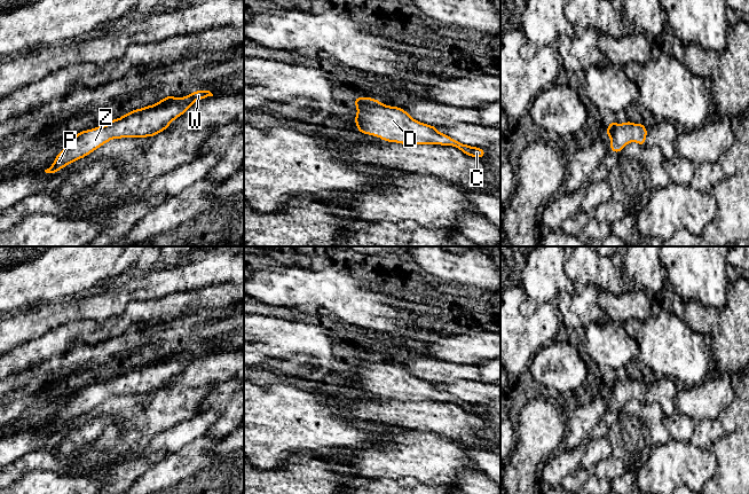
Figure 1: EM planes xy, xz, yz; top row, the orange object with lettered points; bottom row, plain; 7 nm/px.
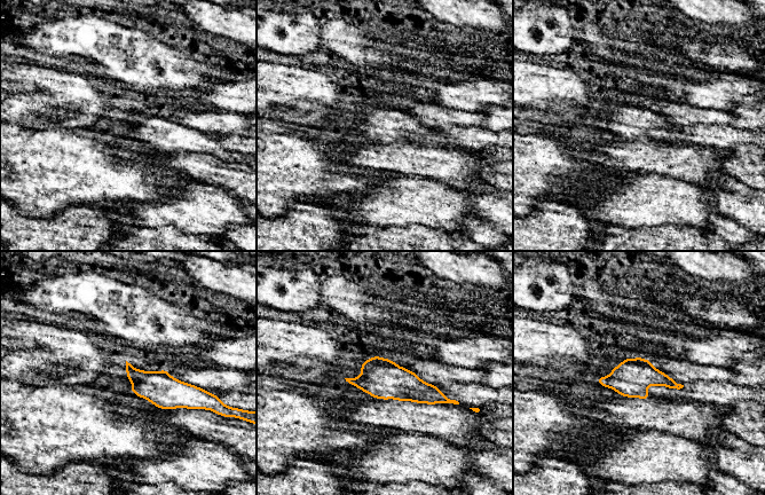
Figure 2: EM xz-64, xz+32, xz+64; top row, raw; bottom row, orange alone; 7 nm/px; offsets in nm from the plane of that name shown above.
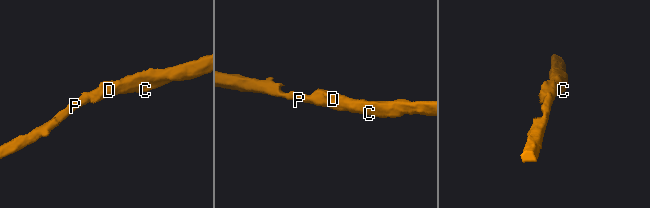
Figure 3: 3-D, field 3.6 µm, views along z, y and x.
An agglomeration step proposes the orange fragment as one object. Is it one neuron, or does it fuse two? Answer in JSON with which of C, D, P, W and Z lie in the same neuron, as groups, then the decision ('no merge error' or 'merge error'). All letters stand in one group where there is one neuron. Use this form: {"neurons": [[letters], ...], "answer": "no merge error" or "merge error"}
{"neurons": [["C", "D", "P", "W", "Z"]], "answer": "no merge error"}

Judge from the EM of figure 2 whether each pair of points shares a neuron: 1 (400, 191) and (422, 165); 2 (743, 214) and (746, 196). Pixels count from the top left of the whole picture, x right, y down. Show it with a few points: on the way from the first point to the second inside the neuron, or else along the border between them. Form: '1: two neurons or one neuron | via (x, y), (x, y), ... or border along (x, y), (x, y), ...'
1: two neurons | border along (386, 173), (404, 173), (439, 181)
2: one neuron | via (746, 210), (746, 201)

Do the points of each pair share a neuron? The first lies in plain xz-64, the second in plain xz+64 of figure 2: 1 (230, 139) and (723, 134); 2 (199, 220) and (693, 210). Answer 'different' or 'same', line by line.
1: same
2: same

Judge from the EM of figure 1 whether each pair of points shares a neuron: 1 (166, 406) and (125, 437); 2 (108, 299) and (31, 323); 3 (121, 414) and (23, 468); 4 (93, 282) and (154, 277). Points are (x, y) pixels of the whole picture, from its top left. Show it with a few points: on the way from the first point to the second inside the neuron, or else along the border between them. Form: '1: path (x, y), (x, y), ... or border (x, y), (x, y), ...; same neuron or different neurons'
1: path (156, 412), (148, 414), (135, 426); same neuron
2: path (88, 304), (78, 304), (72, 308), (50, 308); same neuron
3: path (97, 438), (88, 445), (76, 447), (47, 459); same neuron
4: border (129, 274), (107, 287); different neurons

